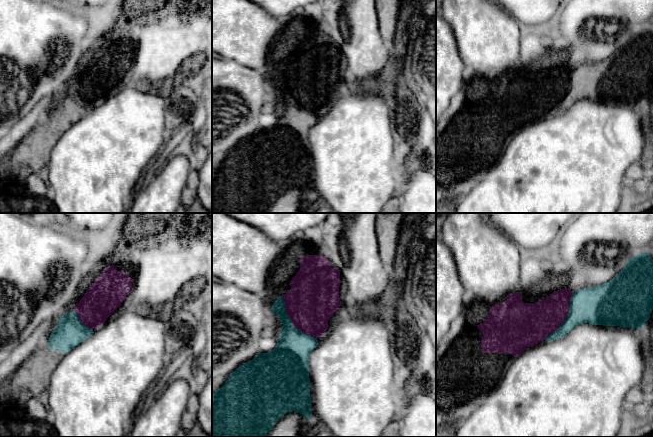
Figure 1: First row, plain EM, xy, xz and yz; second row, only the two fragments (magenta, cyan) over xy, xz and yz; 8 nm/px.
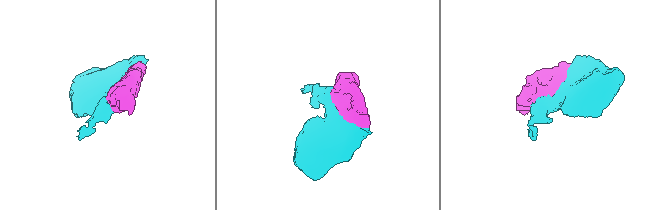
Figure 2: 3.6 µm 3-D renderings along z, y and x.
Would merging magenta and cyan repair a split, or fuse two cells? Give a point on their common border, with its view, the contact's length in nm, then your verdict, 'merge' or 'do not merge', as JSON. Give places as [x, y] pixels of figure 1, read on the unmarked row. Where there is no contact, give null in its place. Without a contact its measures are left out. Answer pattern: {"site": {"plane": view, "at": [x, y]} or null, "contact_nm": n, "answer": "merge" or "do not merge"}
{"site": {"plane": "xz", "at": [292, 98]}, "contact_nm": 460, "answer": "merge"}

